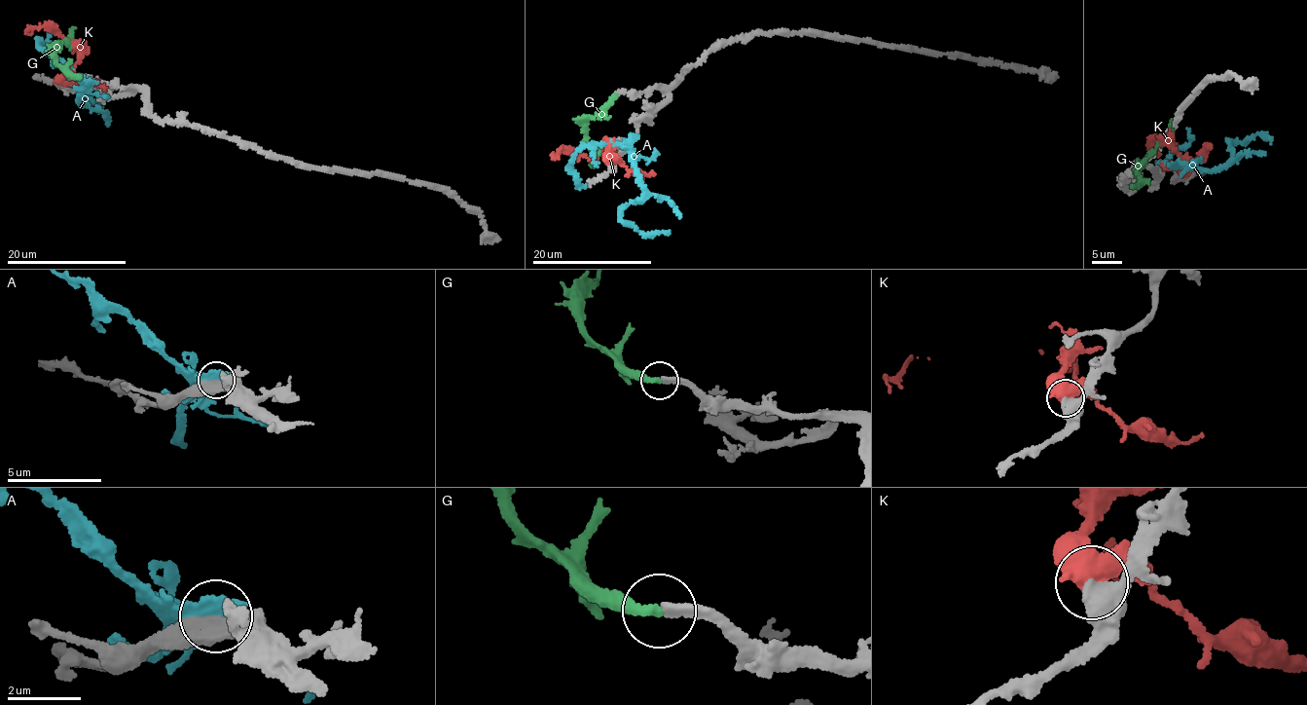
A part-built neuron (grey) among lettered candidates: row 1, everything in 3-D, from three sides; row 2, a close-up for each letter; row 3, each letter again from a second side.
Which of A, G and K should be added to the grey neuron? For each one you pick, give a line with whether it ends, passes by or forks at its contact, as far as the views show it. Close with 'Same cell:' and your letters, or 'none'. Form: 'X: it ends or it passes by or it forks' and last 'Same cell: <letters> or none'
G: it ends
Same cell: G

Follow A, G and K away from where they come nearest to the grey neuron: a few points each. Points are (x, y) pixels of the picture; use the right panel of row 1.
A: (1175, 165), (1218, 170), (1233, 159), (1230, 146), (1255, 134), (1264, 134), (1270, 138), (1269, 143)
G: (1131, 186), (1140, 179), (1138, 166), (1168, 134), (1172, 119)
K: (1189, 172), (1169, 138), (1157, 138), (1149, 145), (1155, 154), (1160, 154)

